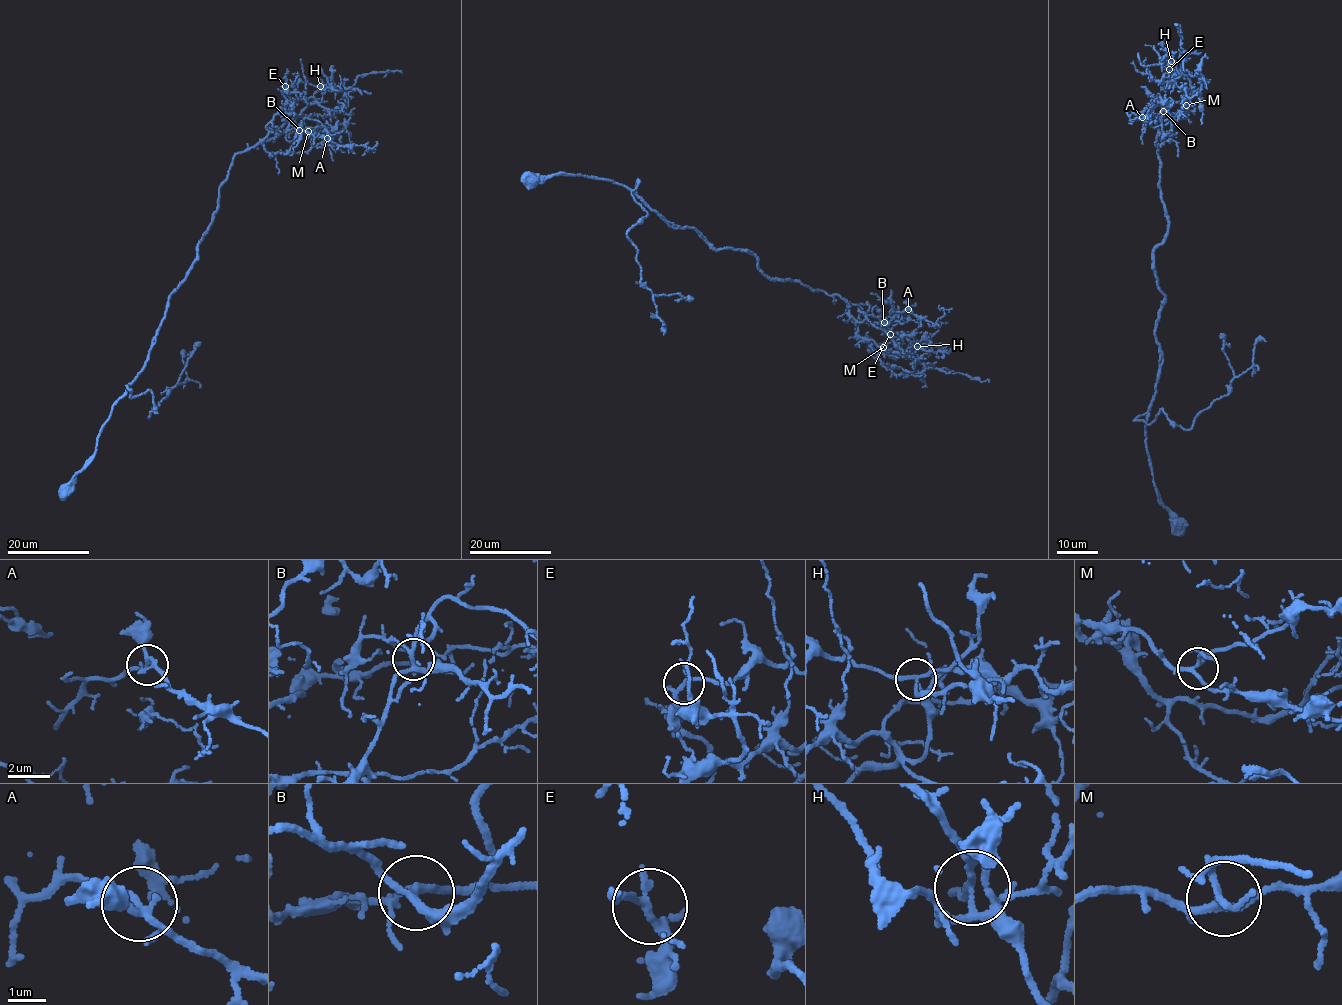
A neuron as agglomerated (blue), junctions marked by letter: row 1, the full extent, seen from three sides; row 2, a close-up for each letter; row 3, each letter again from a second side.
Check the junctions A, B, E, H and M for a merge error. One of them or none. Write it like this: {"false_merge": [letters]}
{"false_merge": []}

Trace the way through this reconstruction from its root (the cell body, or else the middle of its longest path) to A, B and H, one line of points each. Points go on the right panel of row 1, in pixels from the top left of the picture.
A: (1178, 526), (1145, 427), (1168, 224), (1155, 144), (1173, 134), (1164, 112), (1143, 117)
B: (1178, 526), (1154, 484), (1145, 427), (1164, 297), (1155, 144), (1173, 134), (1163, 111)
H: (1178, 526), (1154, 484), (1145, 427), (1164, 297), (1154, 253), (1168, 224), (1155, 144), (1193, 94), (1171, 60)

